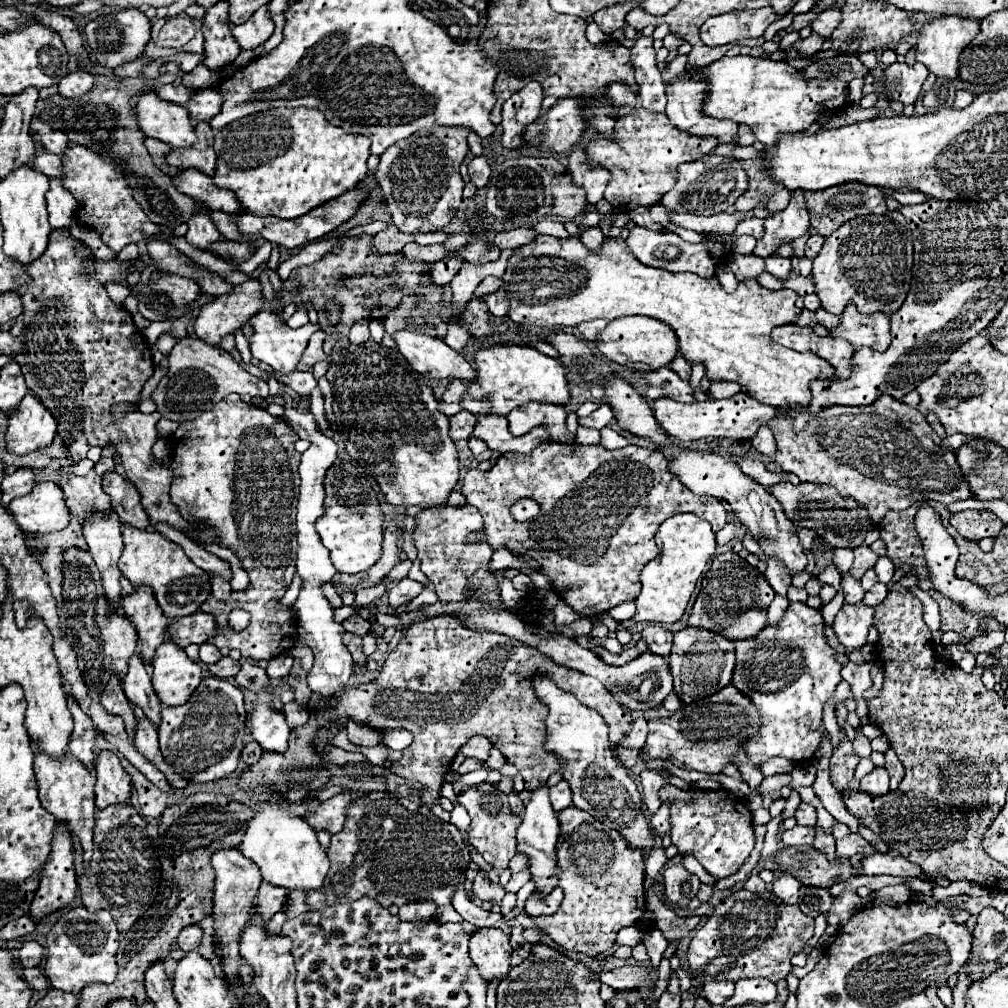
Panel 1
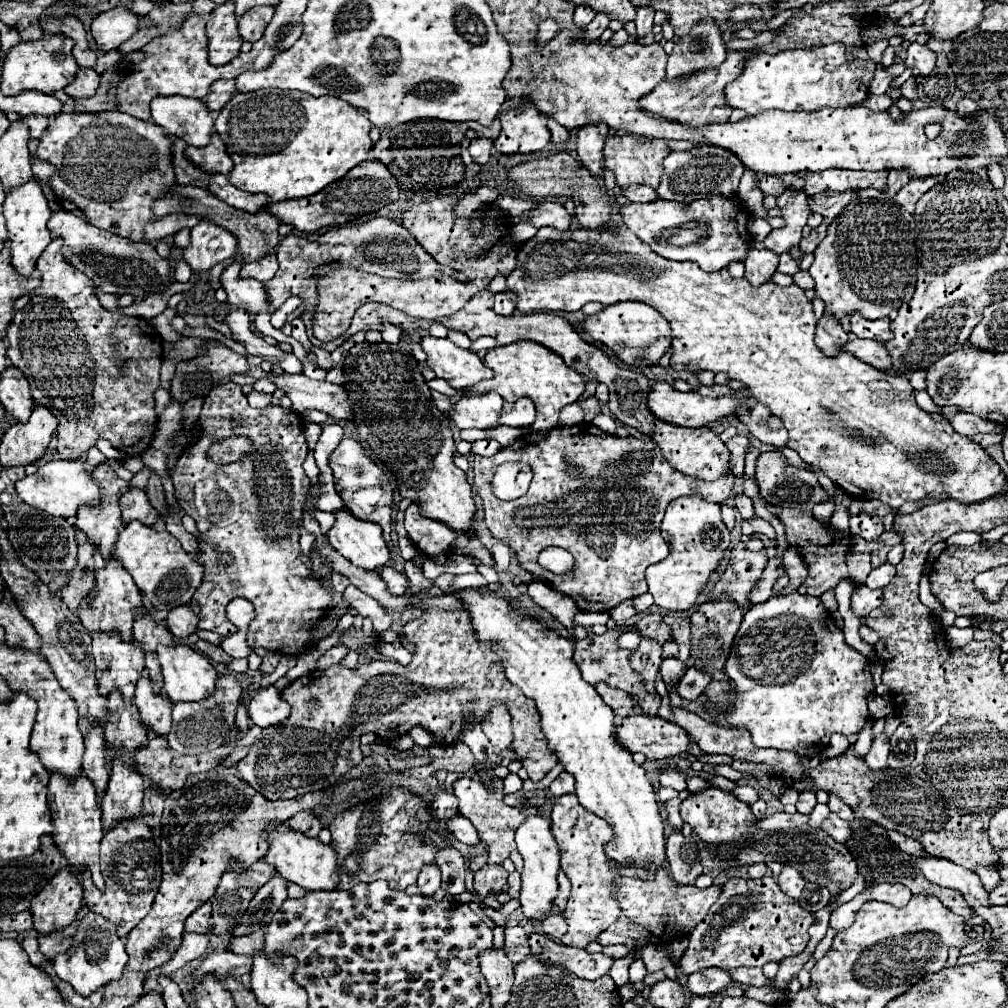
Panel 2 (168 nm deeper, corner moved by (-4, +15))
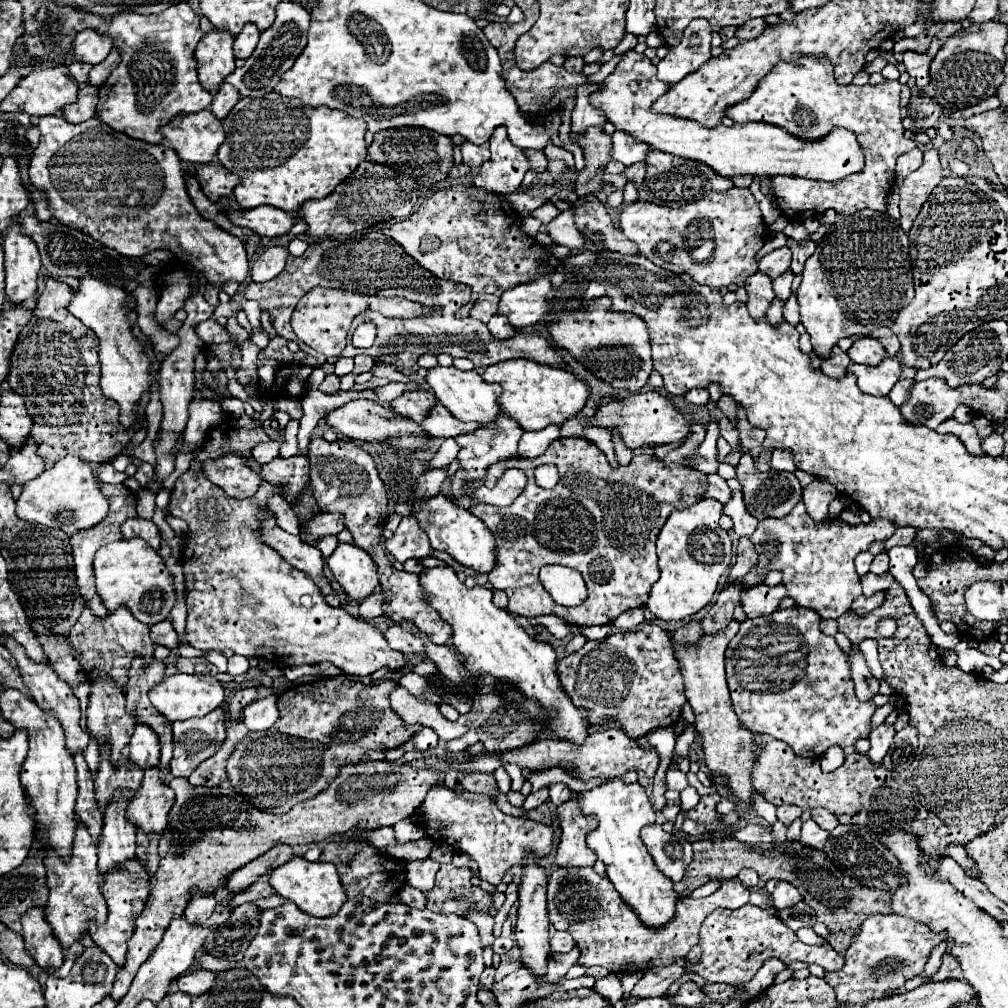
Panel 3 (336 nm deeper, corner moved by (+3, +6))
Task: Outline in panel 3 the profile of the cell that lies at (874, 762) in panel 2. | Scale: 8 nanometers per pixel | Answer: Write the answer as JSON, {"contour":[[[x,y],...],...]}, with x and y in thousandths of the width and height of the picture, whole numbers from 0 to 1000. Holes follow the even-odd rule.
{"contour":[[[877,718],[871,720],[871,722],[867,722],[867,724],[863,726],[863,736],[865,736],[865,740],[863,740],[863,744],[861,744],[861,752],[863,752],[865,758],[873,758],[873,756],[875,756],[877,748],[881,746],[881,742],[883,742],[883,738],[885,738],[887,728],[889,728],[889,724],[887,724],[885,720],[877,720]]]}

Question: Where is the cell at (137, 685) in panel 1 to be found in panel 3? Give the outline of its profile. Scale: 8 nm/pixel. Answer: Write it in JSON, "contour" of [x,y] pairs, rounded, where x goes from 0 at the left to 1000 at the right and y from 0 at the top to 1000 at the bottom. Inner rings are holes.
{"contour":[[[135,718],[127,738],[127,752],[131,752],[139,762],[155,760],[159,756],[159,736],[147,718]]]}

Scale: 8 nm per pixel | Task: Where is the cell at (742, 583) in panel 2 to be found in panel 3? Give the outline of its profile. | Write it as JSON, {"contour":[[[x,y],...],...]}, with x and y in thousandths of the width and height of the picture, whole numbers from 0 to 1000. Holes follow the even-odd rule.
{"contour":[[[734,534],[730,544],[730,560],[724,563],[722,577],[736,577],[738,571],[750,563],[750,558],[752,550],[748,546],[748,540],[744,538],[744,534]]]}

